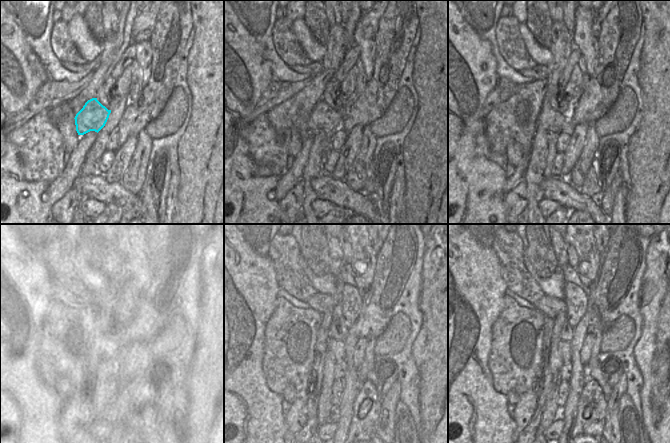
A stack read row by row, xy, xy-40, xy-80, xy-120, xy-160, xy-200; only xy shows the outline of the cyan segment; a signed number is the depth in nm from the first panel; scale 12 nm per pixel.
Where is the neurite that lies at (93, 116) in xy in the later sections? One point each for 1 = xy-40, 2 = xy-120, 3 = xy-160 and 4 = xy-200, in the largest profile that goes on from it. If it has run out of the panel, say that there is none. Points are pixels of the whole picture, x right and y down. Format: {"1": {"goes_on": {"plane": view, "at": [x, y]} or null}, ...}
{"1": {"goes_on": {"plane": "xy-40", "at": [323, 118]}}, "2": {"goes_on": {"plane": "xy-120", "at": [109, 348]}}, "3": {"goes_on": {"plane": "xy-160", "at": [336, 347]}}, "4": {"goes_on": {"plane": "xy-200", "at": [565, 347]}}}

